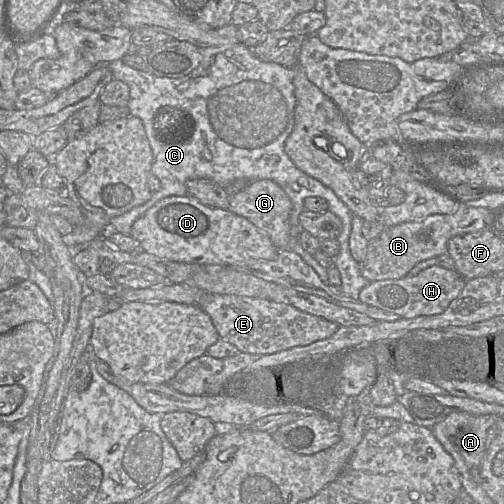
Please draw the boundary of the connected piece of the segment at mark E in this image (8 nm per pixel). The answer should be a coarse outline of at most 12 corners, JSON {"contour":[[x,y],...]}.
{"contour":[[201,295],[219,337],[273,354],[339,325],[261,298]]}

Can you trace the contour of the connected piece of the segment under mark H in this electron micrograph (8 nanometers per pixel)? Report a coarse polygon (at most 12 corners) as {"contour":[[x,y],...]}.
{"contour":[[431,266],[370,282],[358,300],[402,319],[441,314],[466,279]]}

